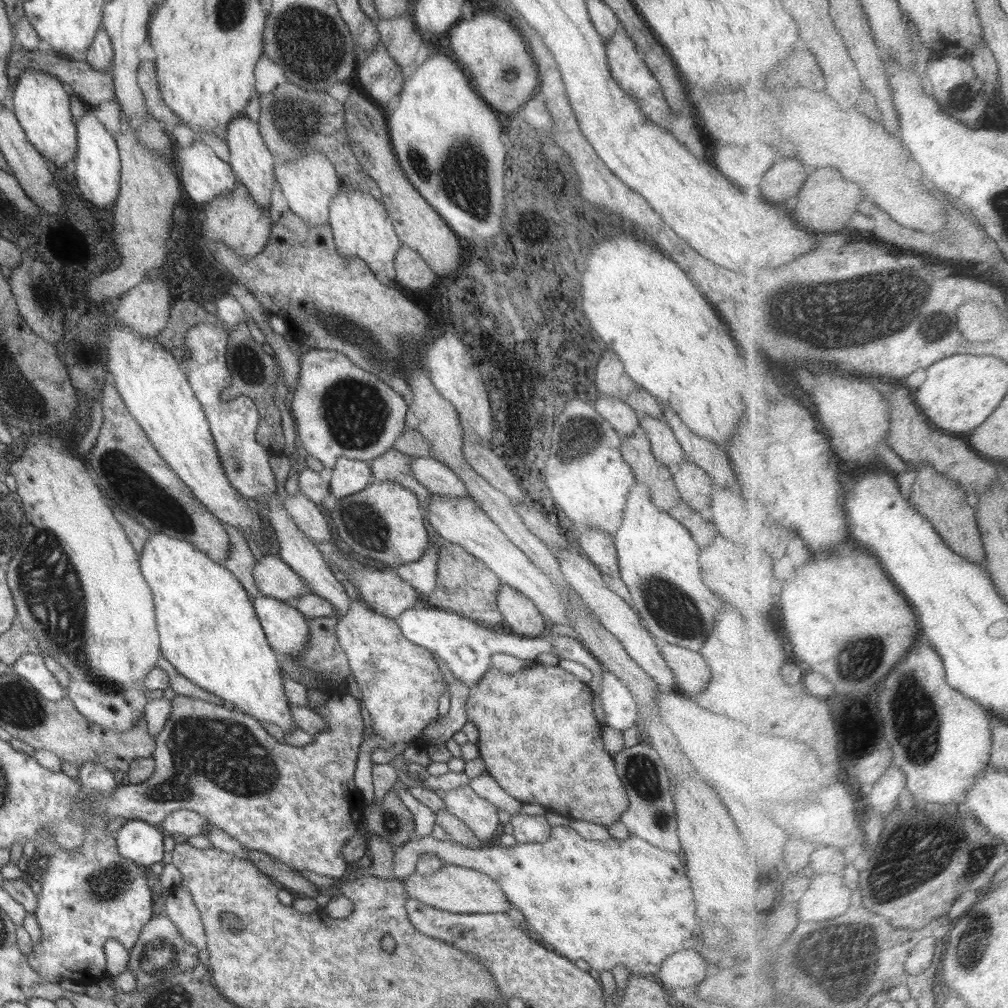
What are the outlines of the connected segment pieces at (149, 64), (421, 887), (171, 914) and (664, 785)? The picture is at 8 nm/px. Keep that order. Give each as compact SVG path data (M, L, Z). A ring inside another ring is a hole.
M145 60L140 63L137 68L137 80L145 98L148 113L162 124L168 123L173 127L180 124L180 117L162 100L153 60Z
M452 864L443 865L430 876L414 873L403 881L403 886L410 899L448 913L505 914L510 906L506 894L490 876Z
M178 886L168 892L166 906L168 918L178 927L184 941L198 947L198 950L207 948L203 921L193 896L184 887Z
M642 739L638 744L624 747L622 751L613 754L613 759L629 798L629 806L620 816L622 824L633 836L646 840L660 850L678 854L680 852L680 840L676 836L678 818L674 814L672 794L668 792L670 780L656 750Z

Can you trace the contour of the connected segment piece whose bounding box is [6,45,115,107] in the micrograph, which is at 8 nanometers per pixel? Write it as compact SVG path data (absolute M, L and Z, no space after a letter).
M15 45L8 57L8 67L6 67L6 74L8 74L12 86L16 84L16 80L20 76L20 73L26 68L44 71L44 73L56 76L56 79L62 82L70 94L76 95L87 107L95 107L98 106L100 102L115 100L114 77L112 77L112 71L110 71L110 69L106 69L106 71L96 70L83 58L68 58L52 50L29 51Z

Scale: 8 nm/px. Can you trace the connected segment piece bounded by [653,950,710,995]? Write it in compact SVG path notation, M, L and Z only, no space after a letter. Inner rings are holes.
M686 950L666 958L666 962L660 964L660 970L653 976L667 991L682 995L700 980L700 972L707 969L710 969L708 962L698 952Z

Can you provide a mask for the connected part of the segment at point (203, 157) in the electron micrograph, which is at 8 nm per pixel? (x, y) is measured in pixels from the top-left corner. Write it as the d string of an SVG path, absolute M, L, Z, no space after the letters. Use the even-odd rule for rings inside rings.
M196 138L184 148L178 141L173 139L173 148L174 159L177 163L176 172L181 180L181 189L199 207L214 201L216 197L222 197L222 195L228 195L233 192L237 181L236 173L231 169L229 163L221 160L204 141Z

